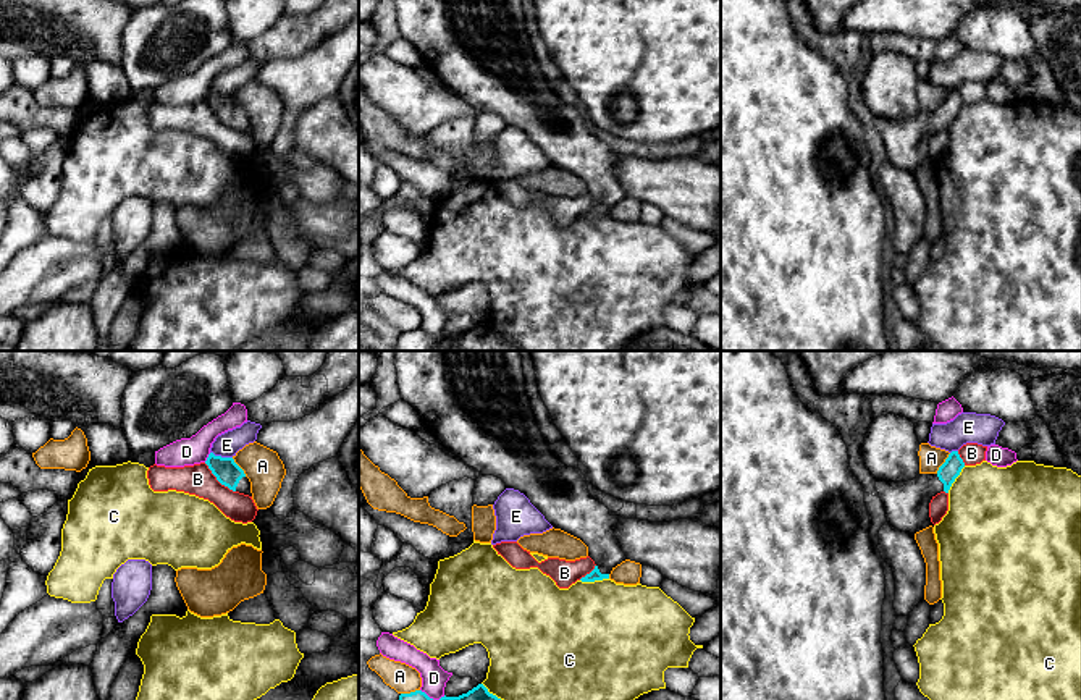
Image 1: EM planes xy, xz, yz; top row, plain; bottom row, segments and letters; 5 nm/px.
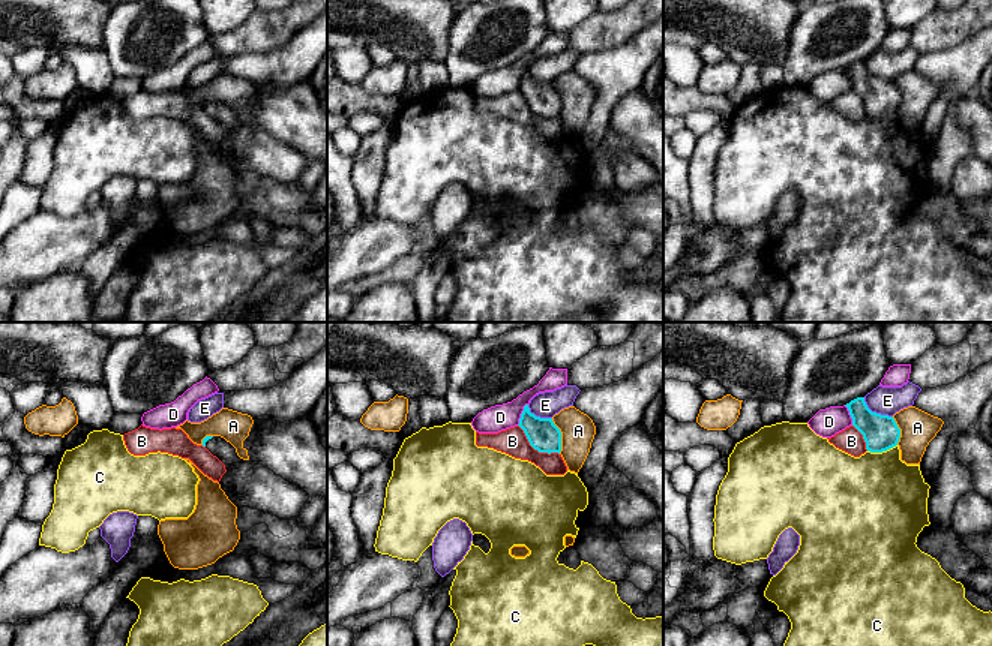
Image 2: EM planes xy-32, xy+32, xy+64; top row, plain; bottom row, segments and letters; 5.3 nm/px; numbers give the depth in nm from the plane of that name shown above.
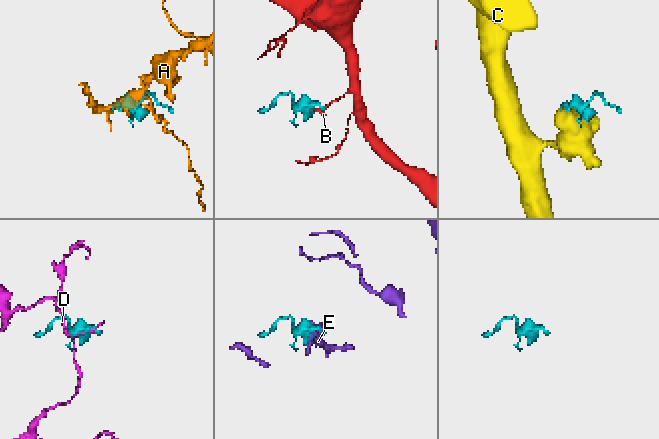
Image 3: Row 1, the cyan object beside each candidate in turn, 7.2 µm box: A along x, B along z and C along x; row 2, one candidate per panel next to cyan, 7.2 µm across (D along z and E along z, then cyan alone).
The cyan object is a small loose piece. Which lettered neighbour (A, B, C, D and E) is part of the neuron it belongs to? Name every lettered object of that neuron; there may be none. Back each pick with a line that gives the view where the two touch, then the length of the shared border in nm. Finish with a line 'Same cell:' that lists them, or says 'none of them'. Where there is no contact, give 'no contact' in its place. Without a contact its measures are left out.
Same cell: none of them

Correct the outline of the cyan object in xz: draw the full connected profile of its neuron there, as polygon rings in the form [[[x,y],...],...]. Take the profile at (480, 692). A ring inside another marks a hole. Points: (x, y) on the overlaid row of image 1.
[[[478,684],[467,694],[462,694],[459,697],[441,697],[440,700],[501,700],[496,695],[490,694],[488,689],[483,684]]]

